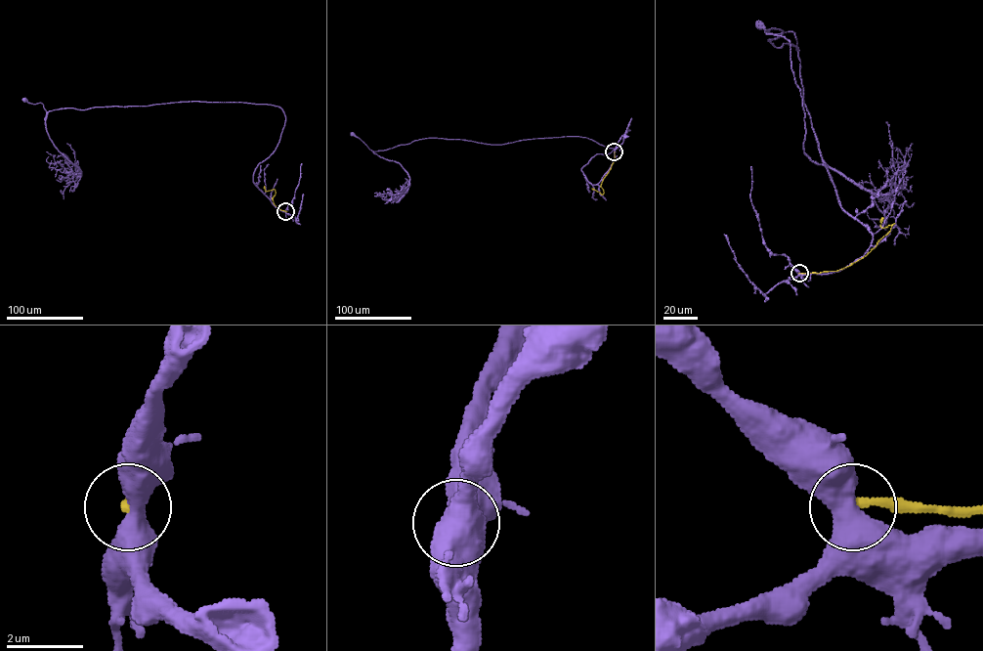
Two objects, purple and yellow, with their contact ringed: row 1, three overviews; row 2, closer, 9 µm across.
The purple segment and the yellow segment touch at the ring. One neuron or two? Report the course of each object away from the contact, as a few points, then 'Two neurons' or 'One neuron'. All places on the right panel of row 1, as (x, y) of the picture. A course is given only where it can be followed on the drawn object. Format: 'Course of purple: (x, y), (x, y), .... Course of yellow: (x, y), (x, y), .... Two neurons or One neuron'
Course of purple: (799, 273), (843, 270), (872, 233), (805, 153), (790, 42), (764, 31), (798, 59), (795, 35), (759, 24). Course of yellow: (799, 273), (835, 271), (864, 256), (894, 223), (881, 228), (882, 217). Two neurons

